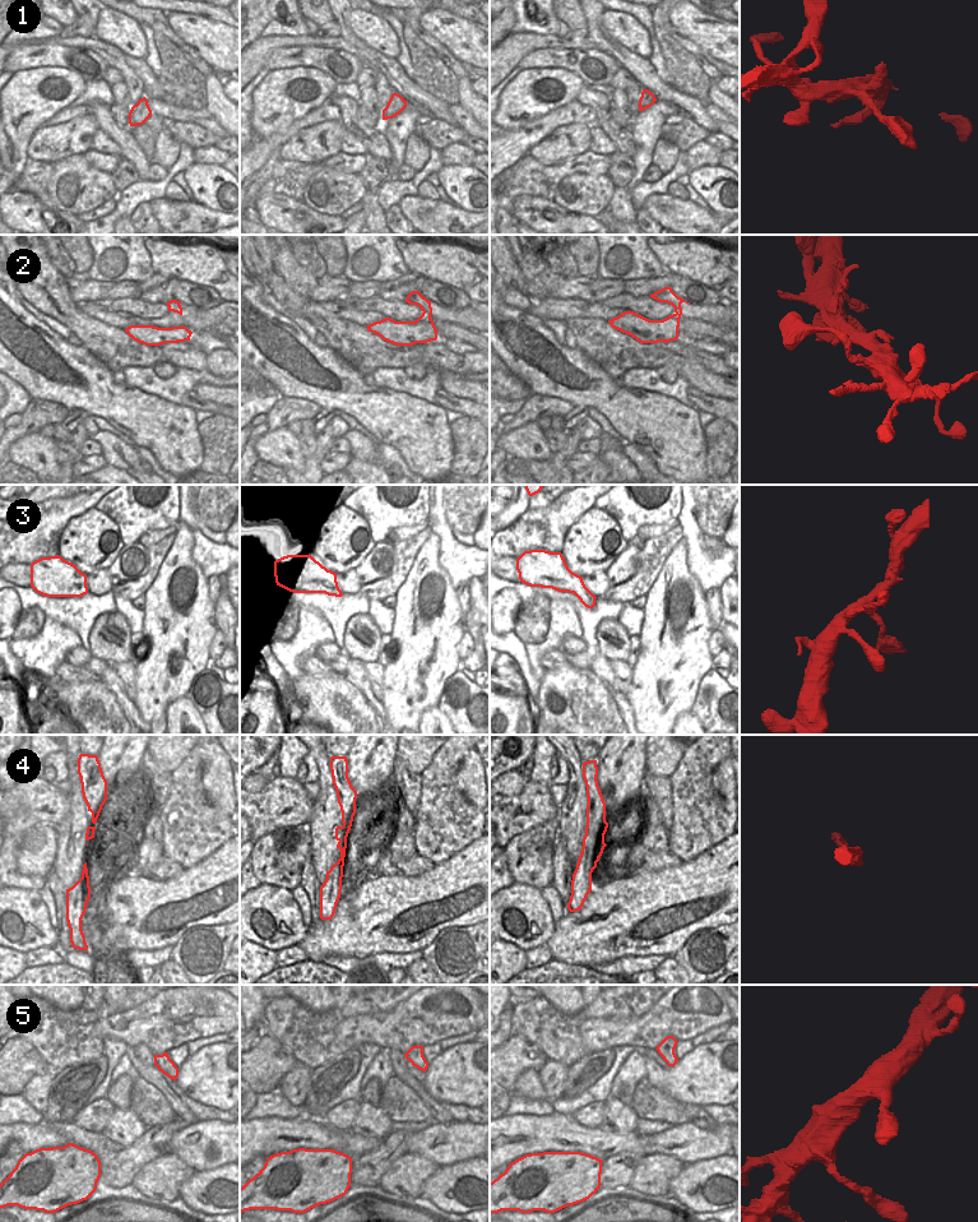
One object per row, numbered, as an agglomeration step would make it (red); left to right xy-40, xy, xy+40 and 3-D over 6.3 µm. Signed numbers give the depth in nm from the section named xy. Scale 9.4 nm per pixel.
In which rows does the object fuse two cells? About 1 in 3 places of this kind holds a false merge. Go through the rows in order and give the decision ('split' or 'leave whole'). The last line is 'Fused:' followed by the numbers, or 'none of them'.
1: leave whole
2: split
3: leave whole
4: leave whole
5: leave whole
Fused: 2

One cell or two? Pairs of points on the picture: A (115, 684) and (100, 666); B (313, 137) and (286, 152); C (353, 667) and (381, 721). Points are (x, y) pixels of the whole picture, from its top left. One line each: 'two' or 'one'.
A: two
B: one
C: one

